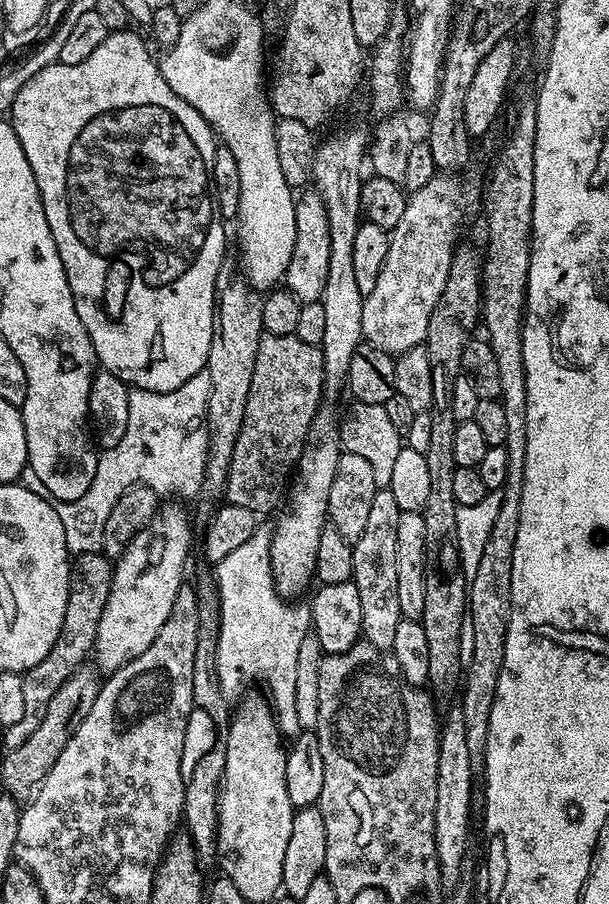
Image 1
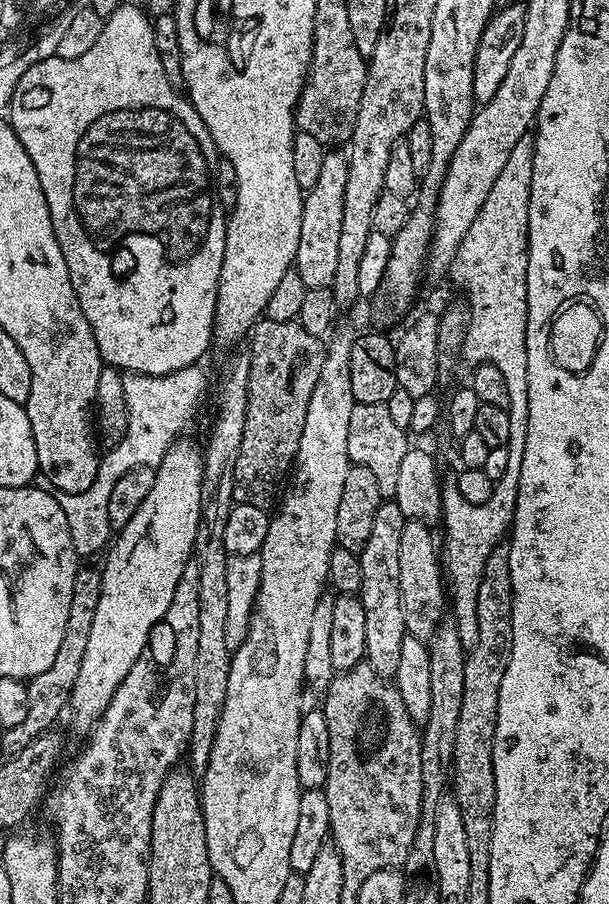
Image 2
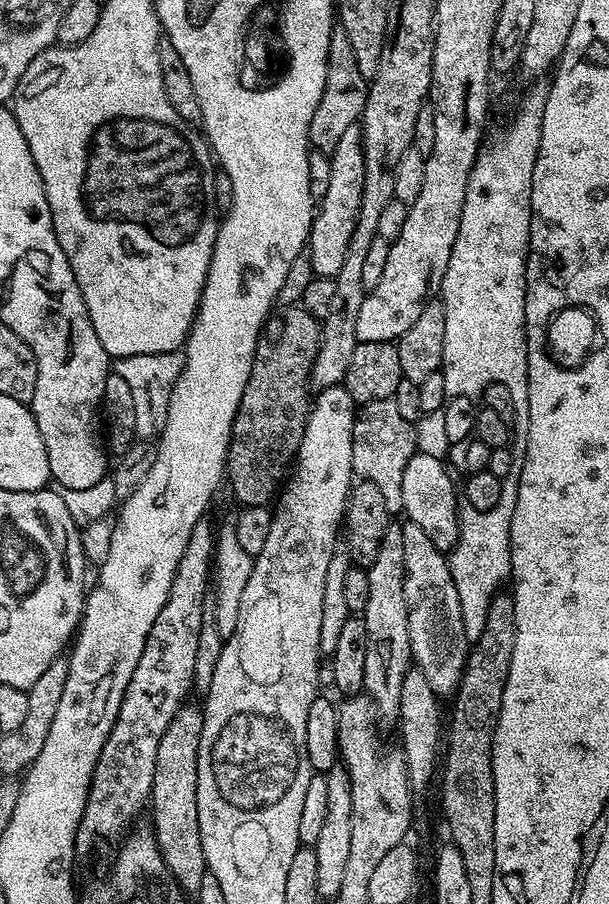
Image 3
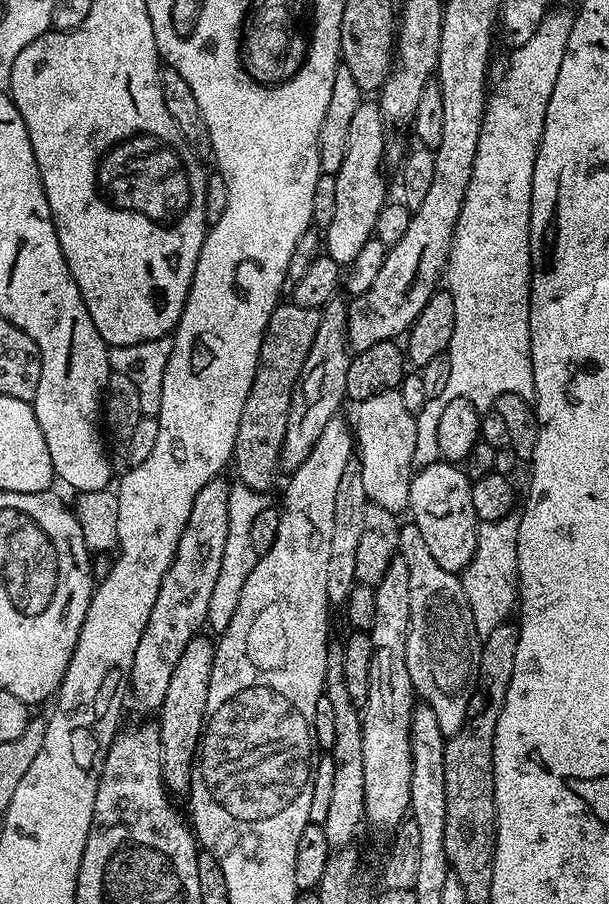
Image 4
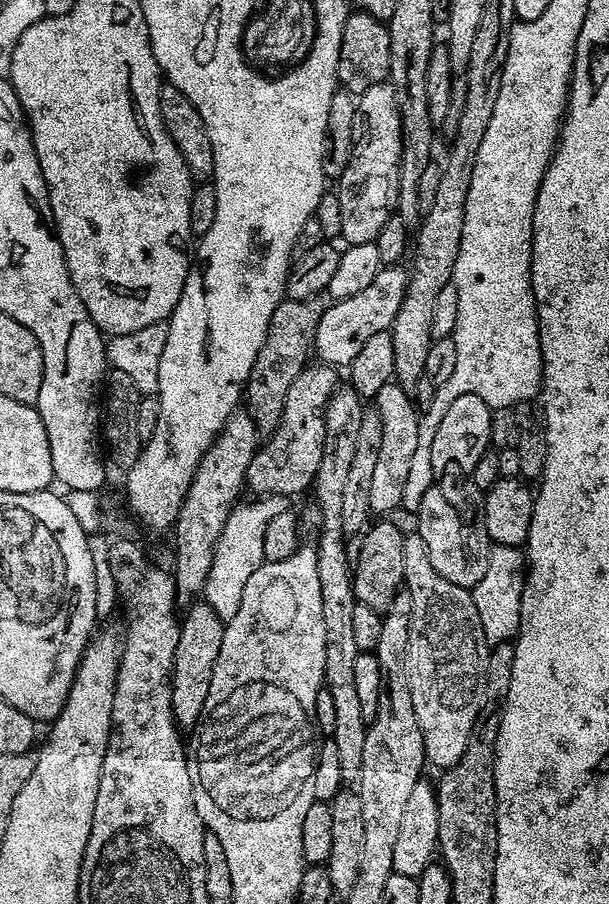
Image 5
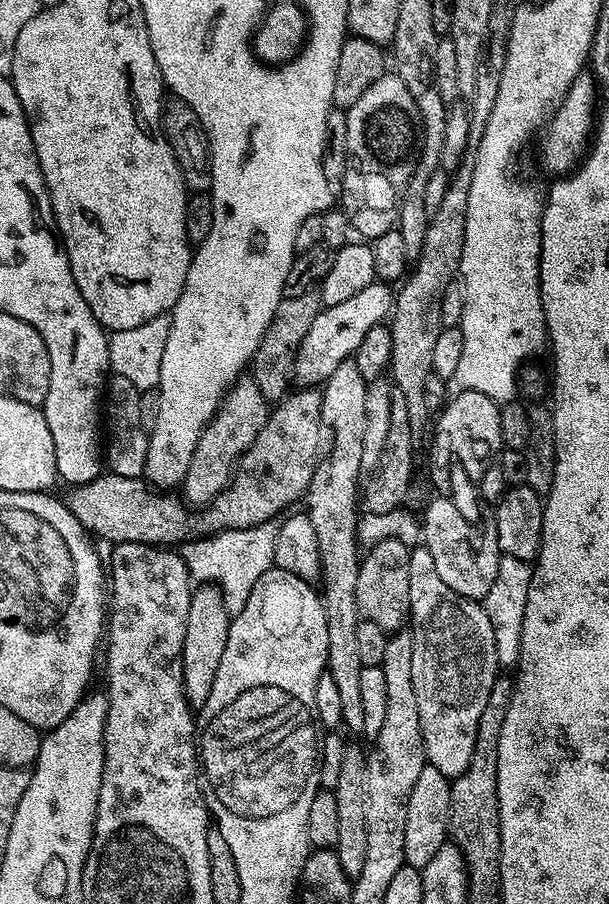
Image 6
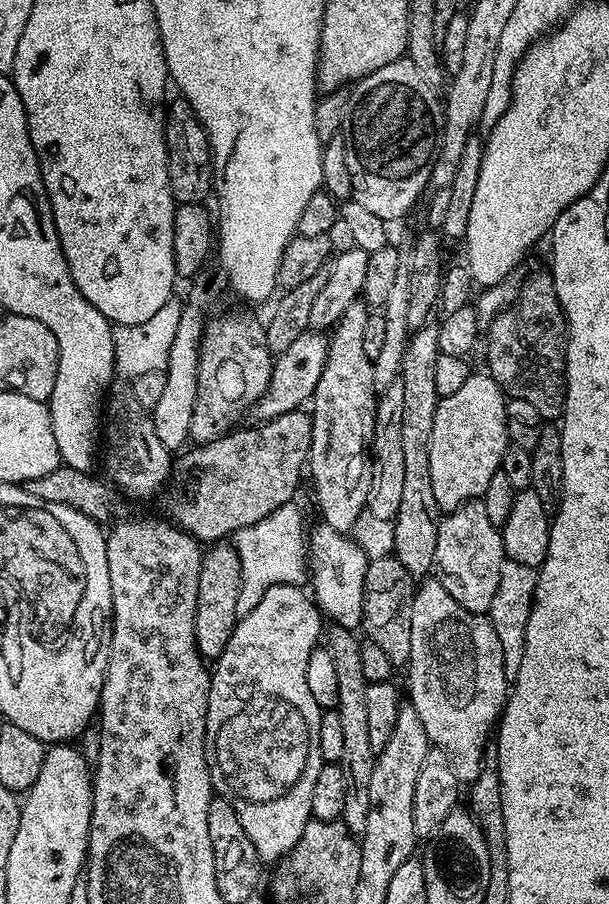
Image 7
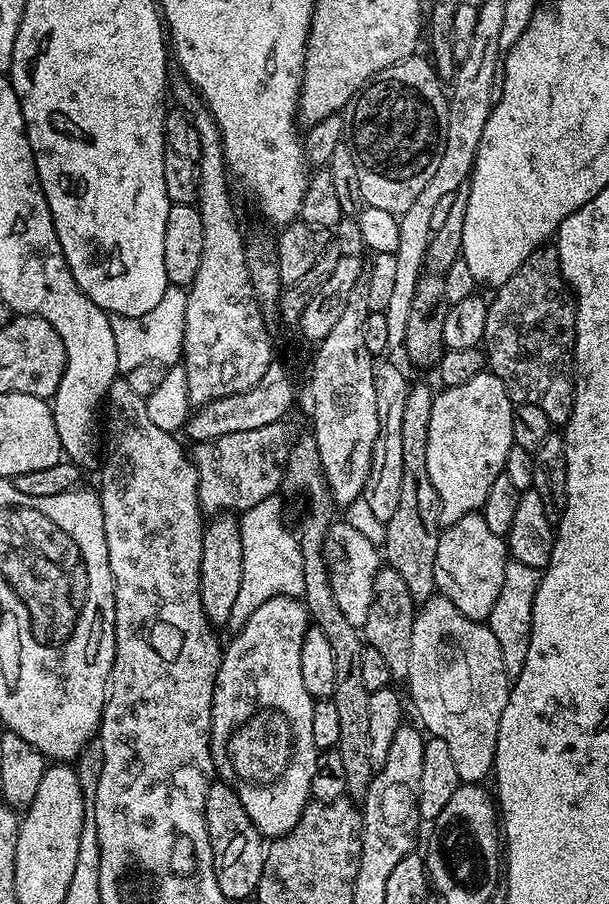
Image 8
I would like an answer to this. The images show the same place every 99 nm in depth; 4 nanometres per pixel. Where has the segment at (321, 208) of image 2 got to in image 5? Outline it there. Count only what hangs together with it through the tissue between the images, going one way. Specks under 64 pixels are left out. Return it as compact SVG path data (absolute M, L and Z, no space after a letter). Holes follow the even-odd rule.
M391 83L370 86L370 90L366 90L356 100L350 158L335 189L338 206L342 206L340 236L345 245L375 241L376 235L397 211L400 203L400 159L403 145L400 107Z

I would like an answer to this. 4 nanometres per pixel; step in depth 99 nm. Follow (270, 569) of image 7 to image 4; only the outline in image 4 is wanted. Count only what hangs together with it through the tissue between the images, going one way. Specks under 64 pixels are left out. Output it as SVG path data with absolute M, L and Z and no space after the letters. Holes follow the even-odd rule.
M240 484L238 502L230 506L230 530L226 534L226 547L222 553L222 570L218 570L218 583L210 597L210 610L206 621L207 627L213 633L219 634L230 626L230 618L234 618L234 610L238 610L238 598L242 598L242 586L246 586L246 578L250 578L250 570L254 570L257 562L254 542L250 542L250 526L254 526L254 518L262 514L262 510L270 507L269 493Z

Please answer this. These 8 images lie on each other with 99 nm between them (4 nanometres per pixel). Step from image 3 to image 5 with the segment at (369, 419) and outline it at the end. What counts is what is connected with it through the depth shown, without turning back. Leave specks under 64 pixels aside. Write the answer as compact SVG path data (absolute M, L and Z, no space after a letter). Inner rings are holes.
M395 382L378 390L374 397L374 408L382 422L382 446L378 446L378 462L374 465L374 479L370 481L370 506L373 513L392 514L388 512L394 511L404 500L408 475L412 472L412 459L420 448L421 417L411 395Z

